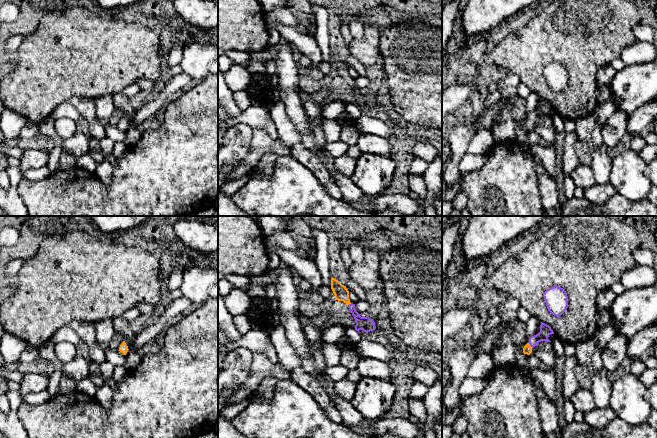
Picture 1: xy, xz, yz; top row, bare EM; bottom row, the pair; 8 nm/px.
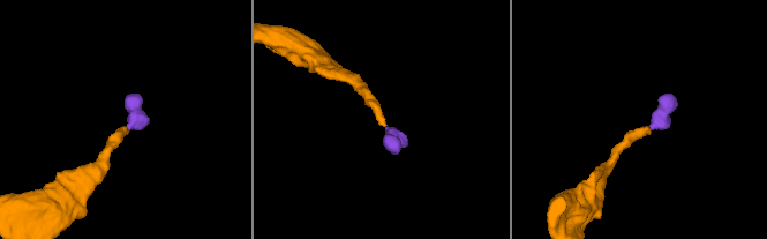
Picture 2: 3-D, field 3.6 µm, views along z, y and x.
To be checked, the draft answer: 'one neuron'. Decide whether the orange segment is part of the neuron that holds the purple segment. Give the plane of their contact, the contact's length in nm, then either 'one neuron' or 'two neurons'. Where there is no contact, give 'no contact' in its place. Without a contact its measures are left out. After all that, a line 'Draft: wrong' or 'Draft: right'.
yz | 50 nm | one neuron
Draft: right

